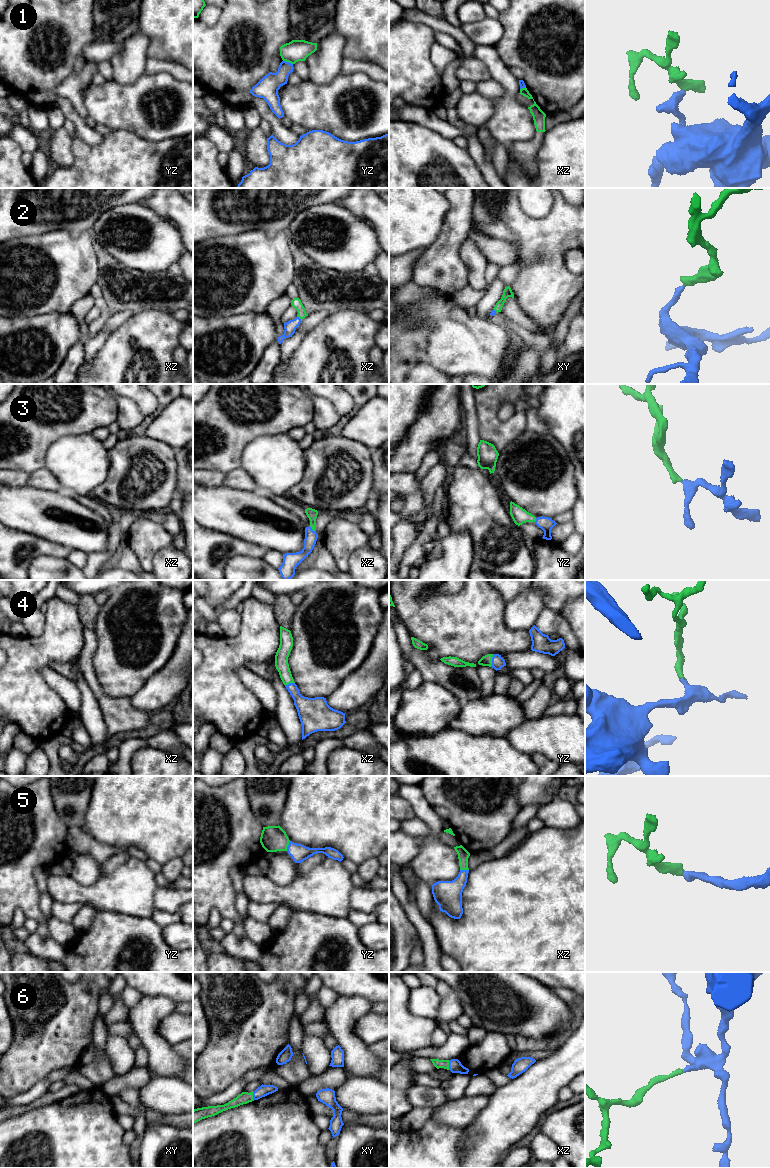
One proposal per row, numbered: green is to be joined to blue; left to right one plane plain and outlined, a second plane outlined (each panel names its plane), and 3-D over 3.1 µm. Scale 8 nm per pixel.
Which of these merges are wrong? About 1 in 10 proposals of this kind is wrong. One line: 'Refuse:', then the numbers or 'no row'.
Refuse: 1

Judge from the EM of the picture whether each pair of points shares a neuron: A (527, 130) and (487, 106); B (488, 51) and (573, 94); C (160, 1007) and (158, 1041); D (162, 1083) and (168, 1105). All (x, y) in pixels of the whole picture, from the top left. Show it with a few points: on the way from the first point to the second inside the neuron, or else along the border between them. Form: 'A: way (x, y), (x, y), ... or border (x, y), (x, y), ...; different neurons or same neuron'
A: border (497, 99), (494, 105), (494, 113), (484, 124); different neurons
B: border (493, 46), (508, 67); different neurons
C: way (152, 1015), (152, 1033); same neuron
D: way (162, 1088), (168, 1100); same neuron

